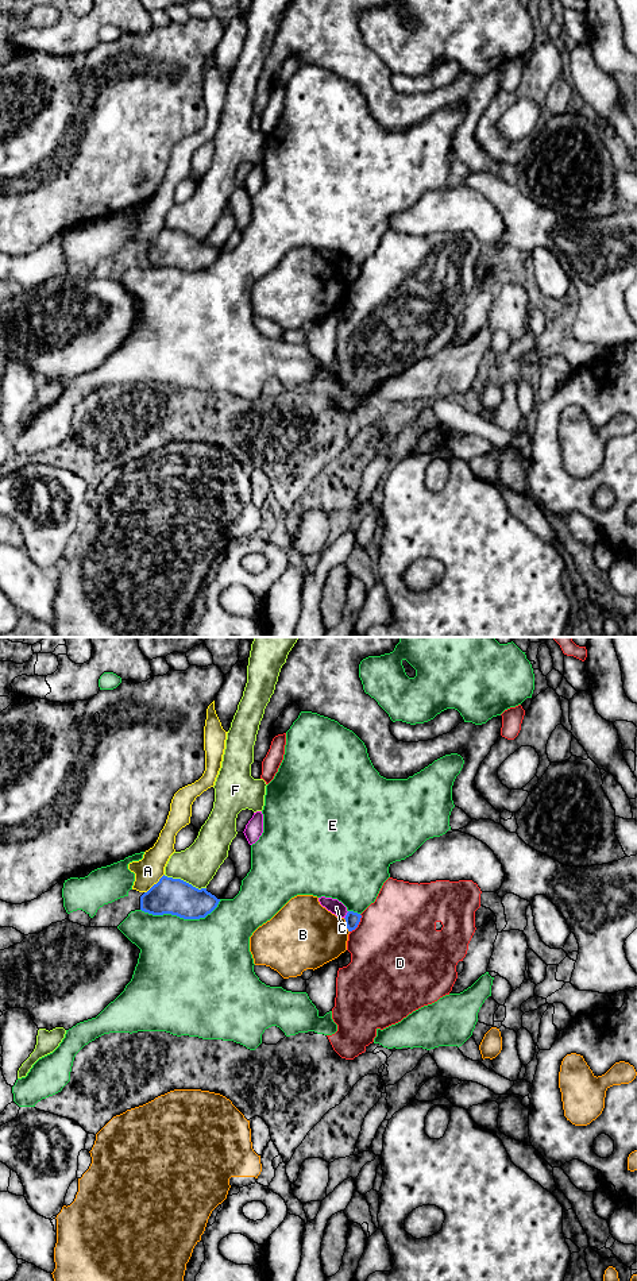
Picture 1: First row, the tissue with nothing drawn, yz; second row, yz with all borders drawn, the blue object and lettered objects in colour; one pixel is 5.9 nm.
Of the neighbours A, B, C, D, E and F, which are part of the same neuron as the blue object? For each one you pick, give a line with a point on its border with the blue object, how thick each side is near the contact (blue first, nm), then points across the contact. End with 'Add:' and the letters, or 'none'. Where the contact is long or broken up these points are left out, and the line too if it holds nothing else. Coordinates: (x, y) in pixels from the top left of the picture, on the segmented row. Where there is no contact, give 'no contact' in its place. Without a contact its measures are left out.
Add: none

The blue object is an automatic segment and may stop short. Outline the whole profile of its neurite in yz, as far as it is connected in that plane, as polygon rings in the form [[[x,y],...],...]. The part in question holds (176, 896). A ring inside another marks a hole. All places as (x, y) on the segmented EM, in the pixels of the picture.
[[[162,876],[147,892],[140,896],[140,910],[153,915],[171,914],[184,919],[200,919],[211,914],[220,899],[192,884]]]

